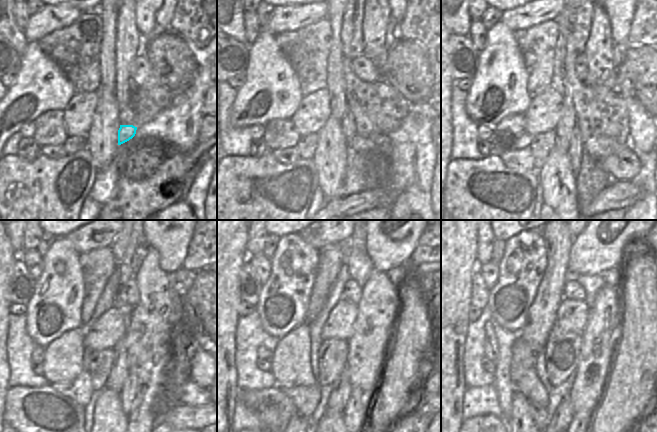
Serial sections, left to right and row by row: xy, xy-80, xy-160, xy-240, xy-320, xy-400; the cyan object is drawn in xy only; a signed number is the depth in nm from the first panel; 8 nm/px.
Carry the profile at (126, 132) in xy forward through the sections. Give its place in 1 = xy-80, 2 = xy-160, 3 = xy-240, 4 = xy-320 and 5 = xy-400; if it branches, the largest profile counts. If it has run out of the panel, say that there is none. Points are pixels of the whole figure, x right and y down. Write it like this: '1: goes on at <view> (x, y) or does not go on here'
1: goes on at xy-80 (359, 143)
2: goes on at xy-160 (623, 165)
3: goes on at xy-240 (181, 390)
4: goes on at xy-320 (420, 396)
5: does not go on here

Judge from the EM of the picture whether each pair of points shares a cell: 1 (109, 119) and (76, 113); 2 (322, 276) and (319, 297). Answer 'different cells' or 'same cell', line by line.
1: different cells
2: same cell

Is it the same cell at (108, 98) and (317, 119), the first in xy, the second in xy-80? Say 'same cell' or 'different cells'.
different cells

